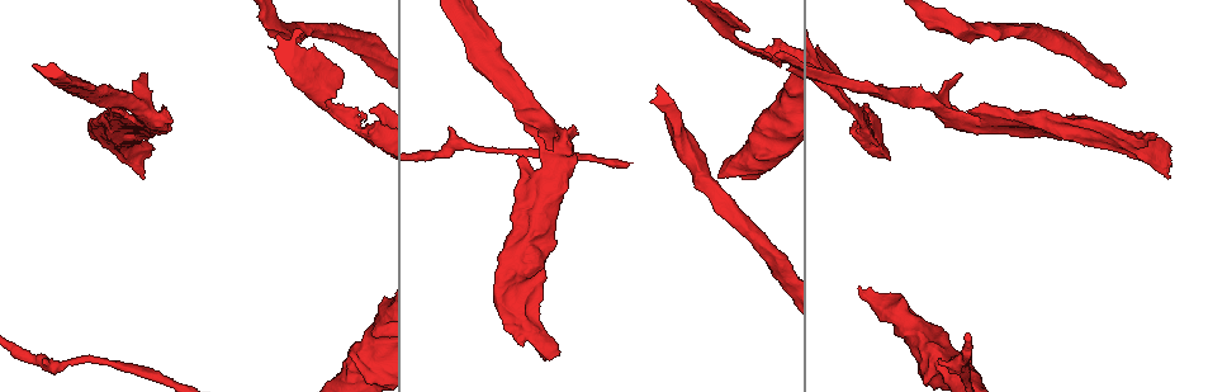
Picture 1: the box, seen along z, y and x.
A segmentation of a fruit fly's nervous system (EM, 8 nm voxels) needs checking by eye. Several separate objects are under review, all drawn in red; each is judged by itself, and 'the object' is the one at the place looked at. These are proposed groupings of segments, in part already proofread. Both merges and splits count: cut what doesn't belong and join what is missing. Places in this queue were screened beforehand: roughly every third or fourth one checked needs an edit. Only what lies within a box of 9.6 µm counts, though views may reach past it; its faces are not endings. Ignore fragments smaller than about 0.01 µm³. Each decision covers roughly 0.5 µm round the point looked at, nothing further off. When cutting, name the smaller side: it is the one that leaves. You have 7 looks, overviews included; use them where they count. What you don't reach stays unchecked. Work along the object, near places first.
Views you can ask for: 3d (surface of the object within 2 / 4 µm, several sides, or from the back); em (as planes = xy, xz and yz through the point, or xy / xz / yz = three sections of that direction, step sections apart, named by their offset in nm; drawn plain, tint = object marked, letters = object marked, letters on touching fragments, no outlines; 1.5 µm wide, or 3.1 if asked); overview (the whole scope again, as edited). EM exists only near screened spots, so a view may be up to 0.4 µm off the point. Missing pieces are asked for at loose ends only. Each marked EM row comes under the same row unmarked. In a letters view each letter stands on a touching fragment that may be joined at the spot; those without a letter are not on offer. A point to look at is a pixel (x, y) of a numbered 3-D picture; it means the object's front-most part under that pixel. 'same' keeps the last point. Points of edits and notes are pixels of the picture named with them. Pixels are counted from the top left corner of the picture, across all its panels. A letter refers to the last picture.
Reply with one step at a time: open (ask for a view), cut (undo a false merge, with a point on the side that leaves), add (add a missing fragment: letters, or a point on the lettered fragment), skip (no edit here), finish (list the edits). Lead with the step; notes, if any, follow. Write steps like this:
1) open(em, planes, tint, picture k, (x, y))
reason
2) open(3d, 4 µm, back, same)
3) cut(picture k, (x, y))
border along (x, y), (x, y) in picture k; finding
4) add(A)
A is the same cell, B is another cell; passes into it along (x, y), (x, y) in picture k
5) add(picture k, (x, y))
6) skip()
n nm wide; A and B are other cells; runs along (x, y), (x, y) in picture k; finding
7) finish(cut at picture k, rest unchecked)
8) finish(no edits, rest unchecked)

open(em, xy, step 4, tint, picture 1, (779, 55))
an open end

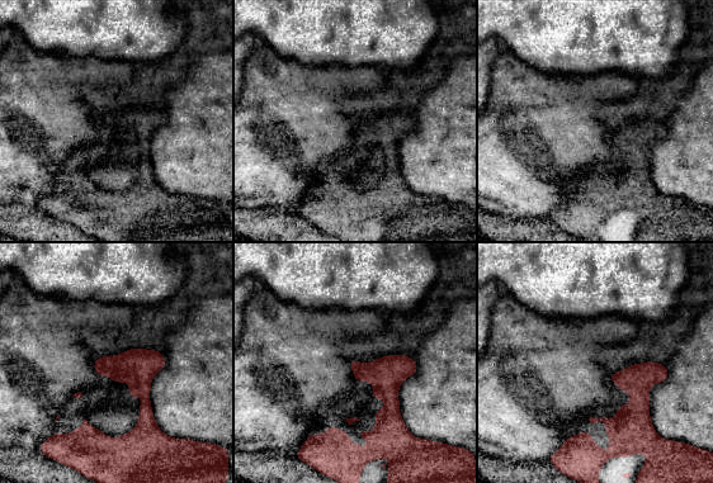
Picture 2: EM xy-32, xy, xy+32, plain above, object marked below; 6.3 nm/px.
open(em, planes, letters, same)
cut it another way

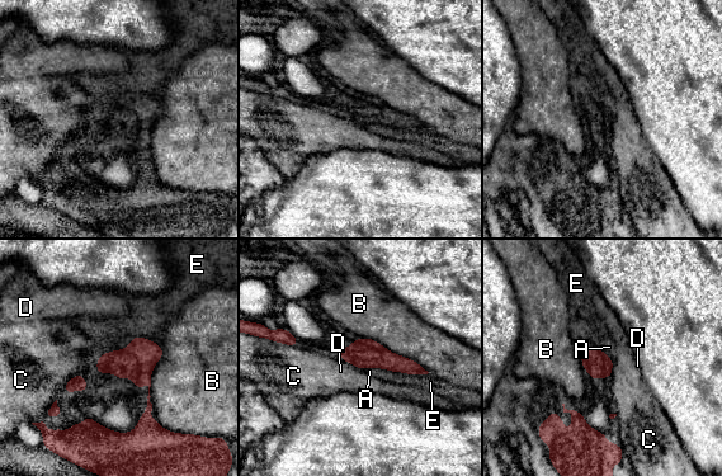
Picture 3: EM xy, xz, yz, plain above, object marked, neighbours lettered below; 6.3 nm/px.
skip()
A, B, C, D and E are other cells; border along (267, 338), (295, 347) in picture 3; none of them fits

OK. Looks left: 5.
open(3d, 4 µm, picture 1, (1025, 124))
arms part here

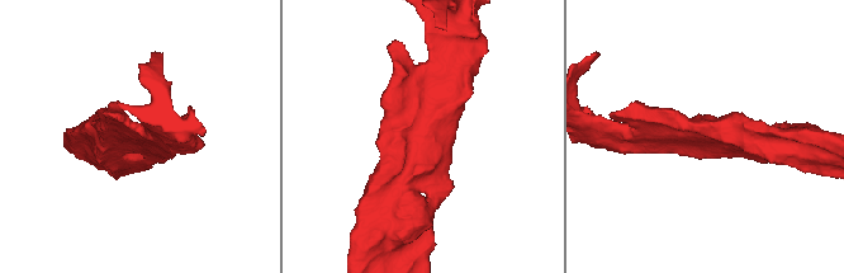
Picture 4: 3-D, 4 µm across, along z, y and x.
open(em, planes, tint, picture 4, (714, 137))

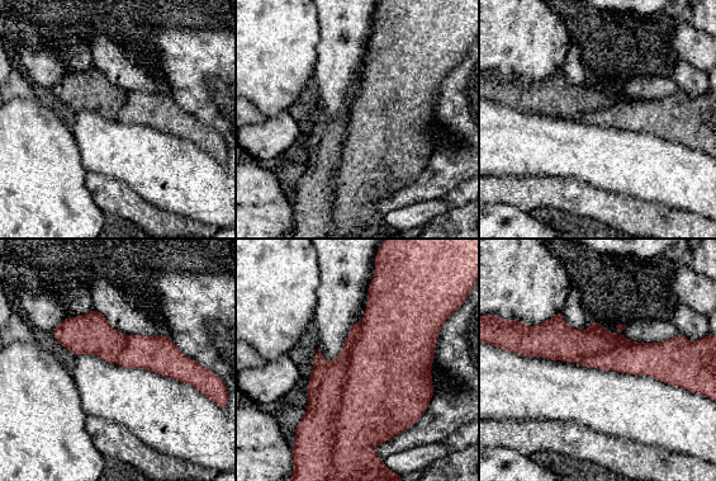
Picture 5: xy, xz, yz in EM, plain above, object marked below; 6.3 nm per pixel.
open(em, planes, letters, same)
what lies round it

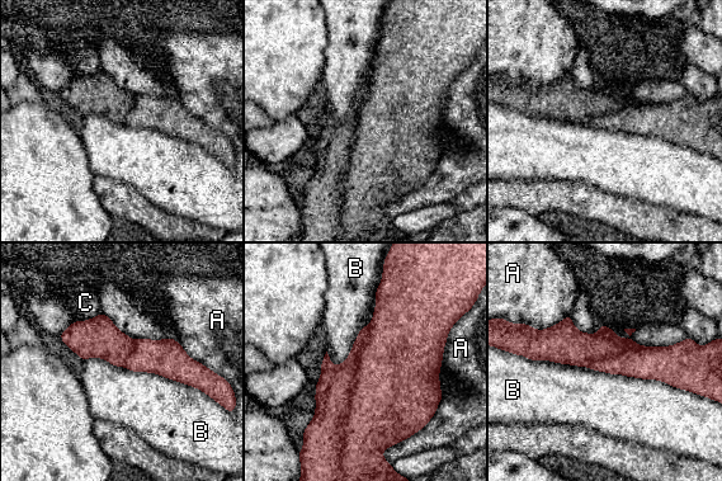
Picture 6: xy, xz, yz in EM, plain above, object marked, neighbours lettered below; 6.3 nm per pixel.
cut(picture 6, (333, 391))
260 nm wide; A, B and C are other cells; the part that leaves runs along (366, 329), (335, 385), (336, 434) in picture 6; two cells meet here

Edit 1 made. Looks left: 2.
open(em, planes, tint, picture 1, (496, 52))
two arms in line, one across

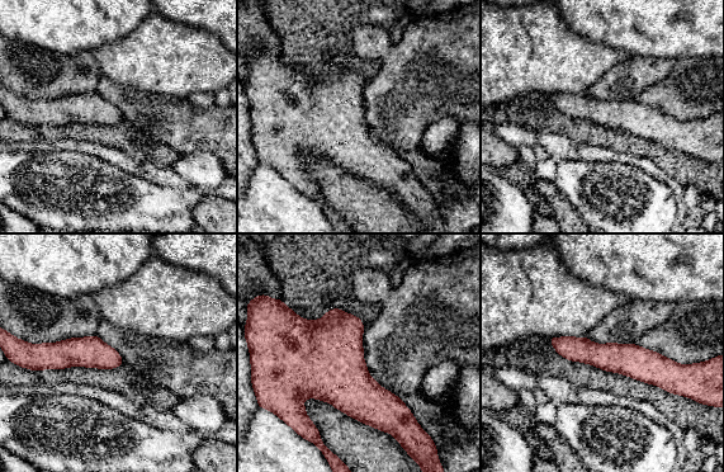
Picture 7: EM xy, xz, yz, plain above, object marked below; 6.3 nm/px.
open(em, planes, letters, same)
what lies round it

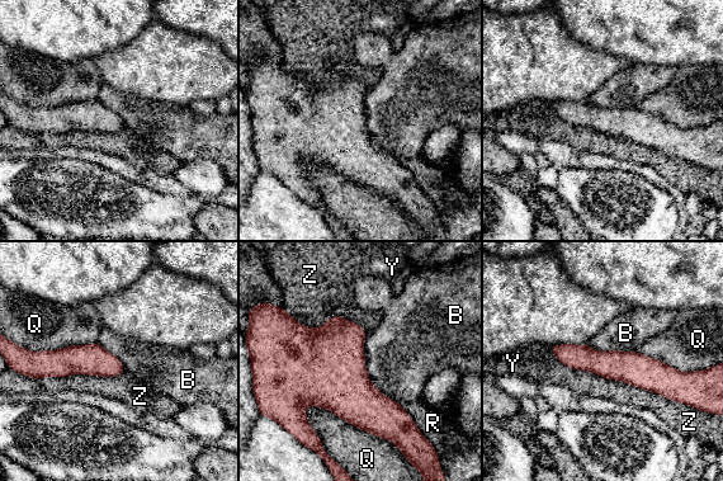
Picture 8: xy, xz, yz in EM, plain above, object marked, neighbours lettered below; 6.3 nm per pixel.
skip()
200 nm wide; B, Q, R, Y and Z are other cells; all the same cell

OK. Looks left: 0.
finish(cut at picture 6, rest unchecked)

